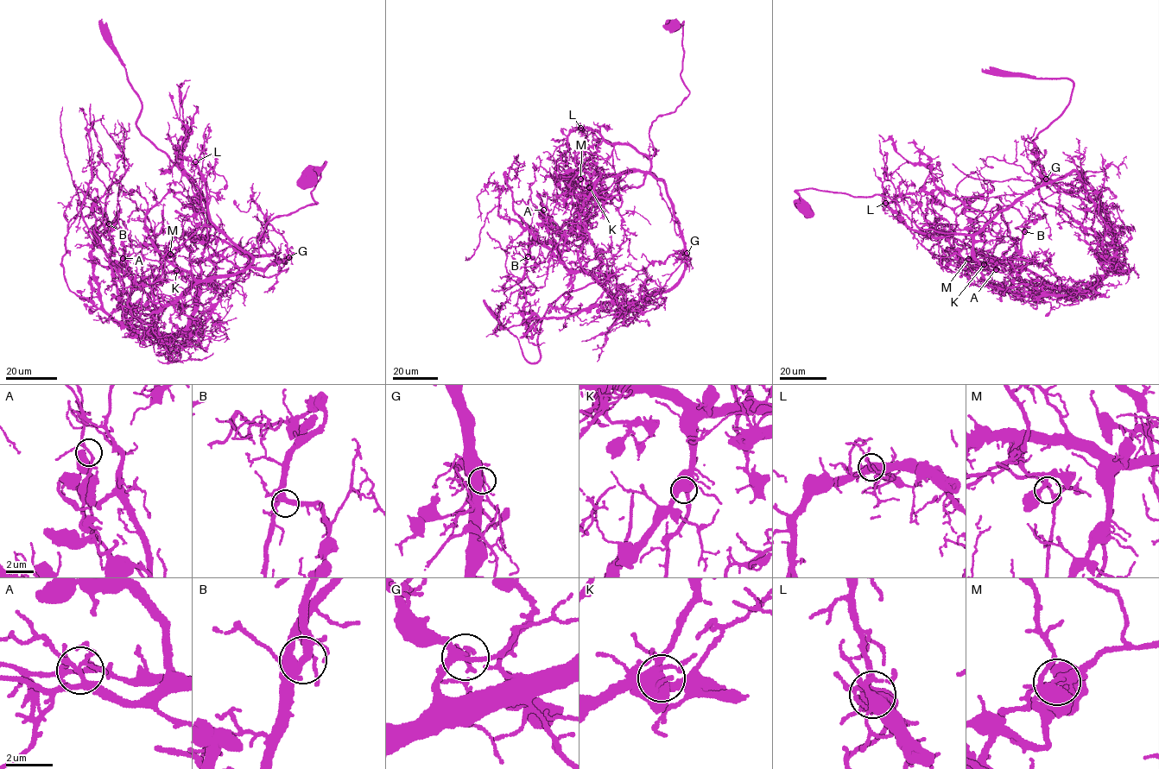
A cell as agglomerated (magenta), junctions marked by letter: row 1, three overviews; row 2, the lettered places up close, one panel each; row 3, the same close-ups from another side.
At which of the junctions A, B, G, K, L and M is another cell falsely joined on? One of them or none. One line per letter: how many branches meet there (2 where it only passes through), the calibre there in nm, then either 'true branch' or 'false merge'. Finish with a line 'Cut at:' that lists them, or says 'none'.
A: 4 branches meet; 180 nm thick; false merge
B: 4 branches meet; 380 nm thick; true branch
G: 4 branches meet; 240 nm thick; true branch
K: 5 branches meet; 480 nm thick; true branch
L: 7 branches meet; 440 nm thick; true branch
M: 5 branches meet; 200 nm thick; true branch
Cut at: A

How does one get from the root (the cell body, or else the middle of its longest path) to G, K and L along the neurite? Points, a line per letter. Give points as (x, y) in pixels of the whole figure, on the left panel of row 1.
G: (307, 177), (325, 162), (310, 193), (317, 204), (270, 220), (250, 265), (262, 270), (288, 257)
K: (307, 177), (325, 162), (310, 193), (317, 204), (270, 220), (247, 267), (203, 280), (176, 270)
L: (307, 177), (325, 162), (310, 193), (317, 204), (270, 220), (258, 252), (247, 253), (211, 220), (195, 161)

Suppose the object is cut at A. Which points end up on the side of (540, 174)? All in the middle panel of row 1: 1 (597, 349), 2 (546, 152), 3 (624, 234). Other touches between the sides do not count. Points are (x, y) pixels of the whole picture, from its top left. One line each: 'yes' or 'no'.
1: yes
2: yes
3: yes

